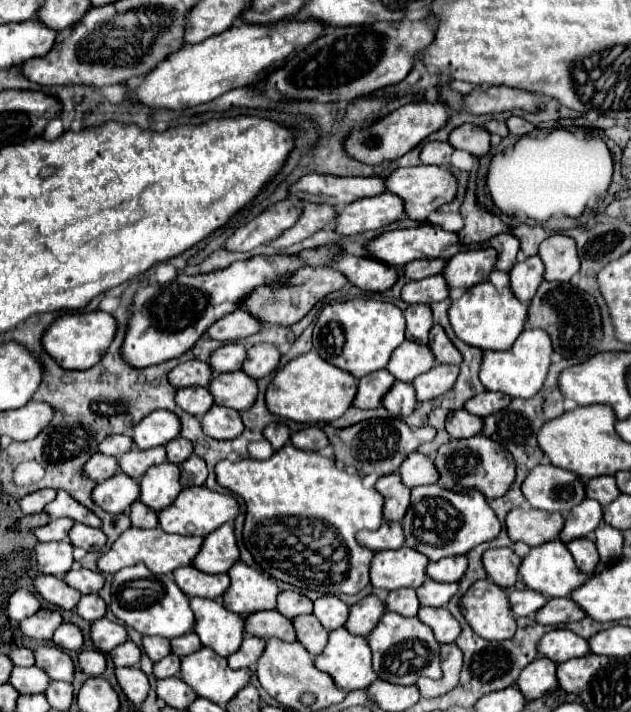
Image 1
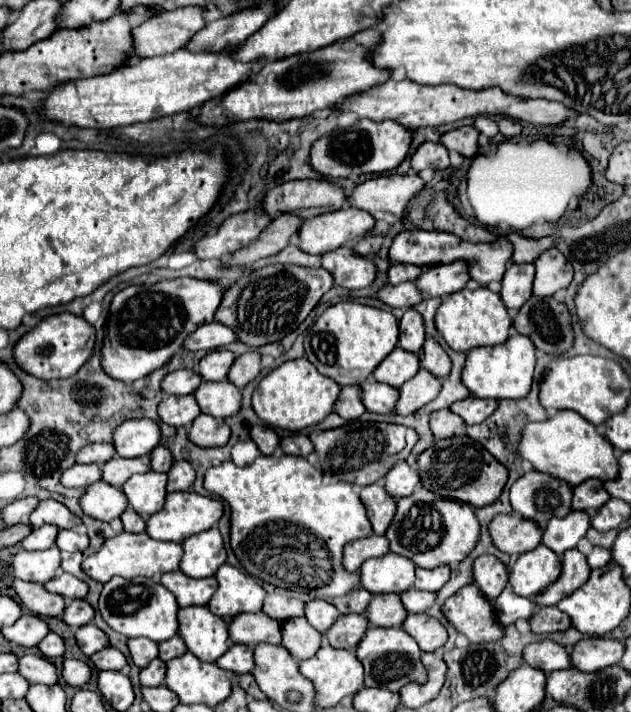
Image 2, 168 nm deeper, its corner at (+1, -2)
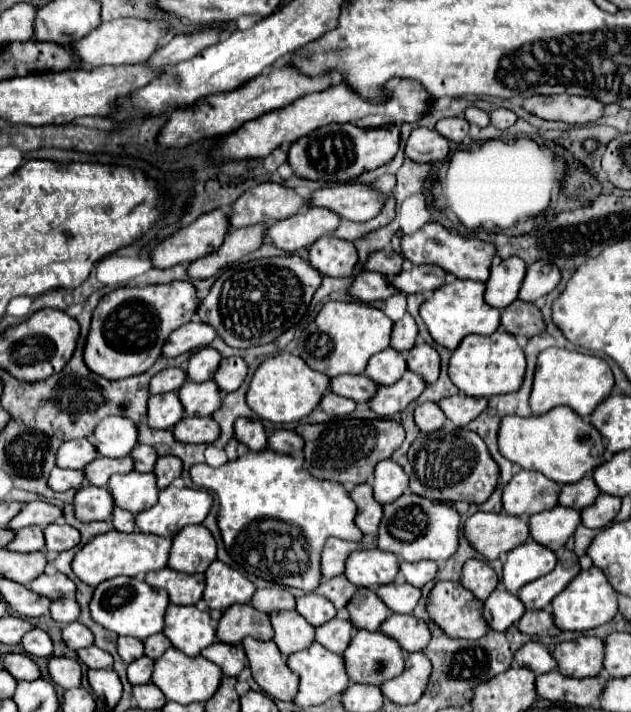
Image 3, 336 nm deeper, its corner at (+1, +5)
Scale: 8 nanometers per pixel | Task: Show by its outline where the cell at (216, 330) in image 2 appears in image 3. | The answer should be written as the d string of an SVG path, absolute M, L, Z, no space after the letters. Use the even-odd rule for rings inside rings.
M189 321L169 335L169 339L165 341L165 345L161 349L161 355L177 357L181 353L199 349L199 347L207 347L215 337L217 337L217 333L213 333L213 329L209 329L209 325L205 325L201 321Z

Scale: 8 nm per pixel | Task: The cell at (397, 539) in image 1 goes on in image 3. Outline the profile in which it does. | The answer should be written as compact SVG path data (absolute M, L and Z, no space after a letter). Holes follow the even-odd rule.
M329 537L323 545L323 551L321 551L321 575L327 577L327 579L341 575L343 569L345 569L345 559L355 549L365 549L365 545L363 543L353 545L349 541Z

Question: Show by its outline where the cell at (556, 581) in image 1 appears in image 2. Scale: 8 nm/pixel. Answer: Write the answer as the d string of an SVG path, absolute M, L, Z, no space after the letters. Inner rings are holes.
M539 544L535 550L525 552L511 566L509 584L513 592L525 598L535 598L549 584L561 576L561 560L545 544Z

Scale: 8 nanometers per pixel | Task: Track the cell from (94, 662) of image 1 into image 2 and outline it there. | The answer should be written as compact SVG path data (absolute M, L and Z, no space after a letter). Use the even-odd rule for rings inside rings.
M67 658L63 662L63 678L71 686L85 686L91 680L91 668L87 662L77 658Z

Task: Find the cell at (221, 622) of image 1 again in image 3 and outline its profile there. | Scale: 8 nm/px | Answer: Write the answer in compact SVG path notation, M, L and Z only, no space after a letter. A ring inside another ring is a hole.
M169 605L165 611L163 633L165 637L169 637L175 649L193 657L197 657L201 649L215 643L215 629L211 625L209 613L199 611L193 605Z

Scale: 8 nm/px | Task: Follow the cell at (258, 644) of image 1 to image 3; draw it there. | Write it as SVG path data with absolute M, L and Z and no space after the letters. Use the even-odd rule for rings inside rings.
M215 641L213 645L209 645L207 649L201 651L201 655L205 659L209 659L211 663L215 663L217 667L221 667L223 675L239 675L245 667L245 653L243 653L243 645L229 645L229 643L221 643Z

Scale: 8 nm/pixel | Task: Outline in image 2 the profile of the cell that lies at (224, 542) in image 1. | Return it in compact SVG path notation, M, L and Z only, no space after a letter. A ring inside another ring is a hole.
M213 526L197 536L191 536L183 542L185 556L181 560L181 570L191 578L215 576L221 564L227 560L227 550L219 528Z

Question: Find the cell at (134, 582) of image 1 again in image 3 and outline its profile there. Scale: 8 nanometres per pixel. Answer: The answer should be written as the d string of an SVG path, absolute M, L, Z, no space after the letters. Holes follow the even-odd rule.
M115 577L113 581L103 581L101 585L95 587L93 599L89 603L89 611L91 611L91 619L95 623L99 623L101 627L117 633L117 635L125 635L125 633L145 633L145 635L129 635L129 637L137 637L137 639L145 639L153 633L161 633L163 631L163 623L165 623L165 609L169 605L169 597L163 589L153 589L149 585L145 585L145 581L141 579L131 579L131 577Z

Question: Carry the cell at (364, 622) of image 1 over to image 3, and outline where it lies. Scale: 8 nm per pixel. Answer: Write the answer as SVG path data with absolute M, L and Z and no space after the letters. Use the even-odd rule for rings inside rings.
M335 617L333 621L327 621L325 625L319 625L315 629L315 641L321 643L331 653L341 655L351 641L351 629L353 625L349 625L347 619Z

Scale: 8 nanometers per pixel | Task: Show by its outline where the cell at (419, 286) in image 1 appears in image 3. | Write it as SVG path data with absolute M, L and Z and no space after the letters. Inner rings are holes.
M363 271L353 279L347 293L351 297L363 301L363 303L371 303L371 301L377 301L377 299L387 299L387 297L399 293L399 291L393 289L393 285L389 285L387 277L383 277L381 273Z

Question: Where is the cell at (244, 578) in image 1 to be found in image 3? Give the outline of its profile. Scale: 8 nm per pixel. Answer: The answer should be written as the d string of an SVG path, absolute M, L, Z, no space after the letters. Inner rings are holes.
M213 561L205 571L203 599L207 601L209 609L223 611L233 603L249 603L253 593L255 585L221 561Z

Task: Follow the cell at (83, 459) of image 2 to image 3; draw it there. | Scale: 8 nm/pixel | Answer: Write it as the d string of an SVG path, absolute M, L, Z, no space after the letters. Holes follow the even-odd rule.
M73 439L73 441L65 441L59 447L55 455L55 465L61 469L83 469L95 457L97 451L93 449L93 443L89 439Z

